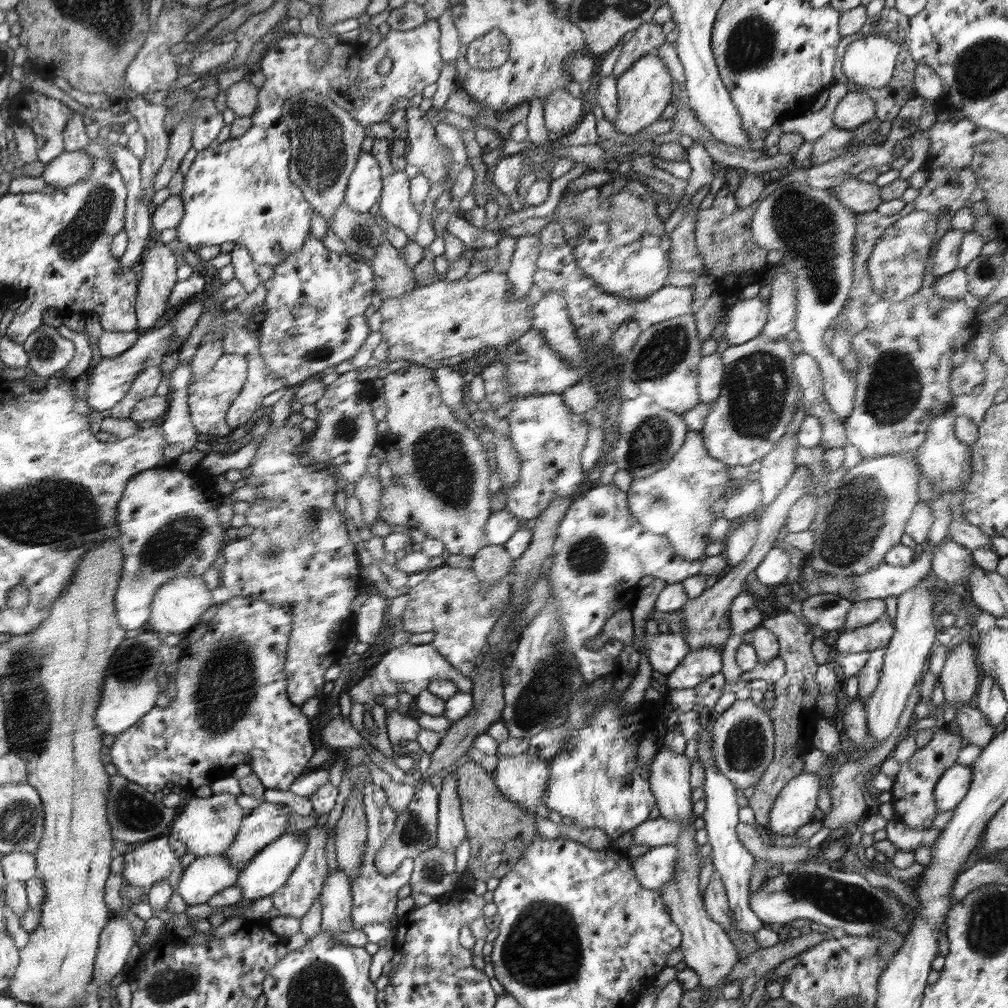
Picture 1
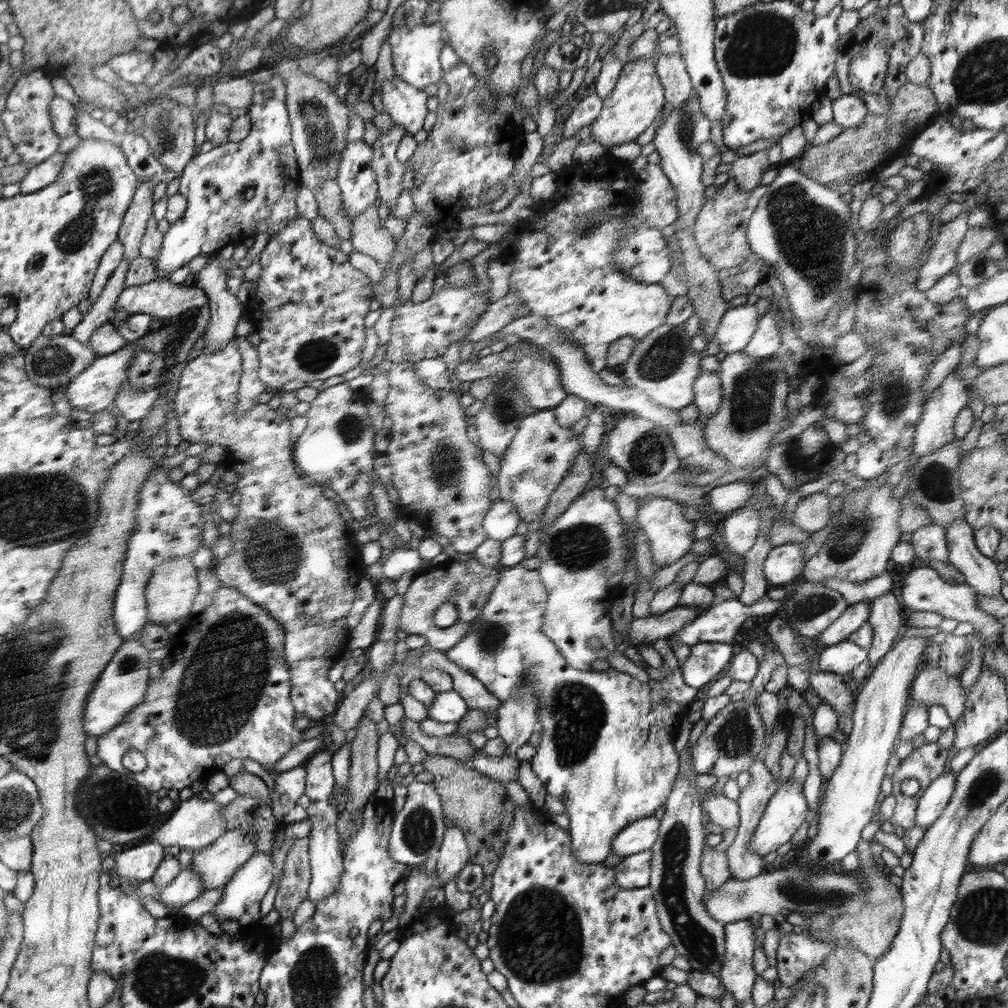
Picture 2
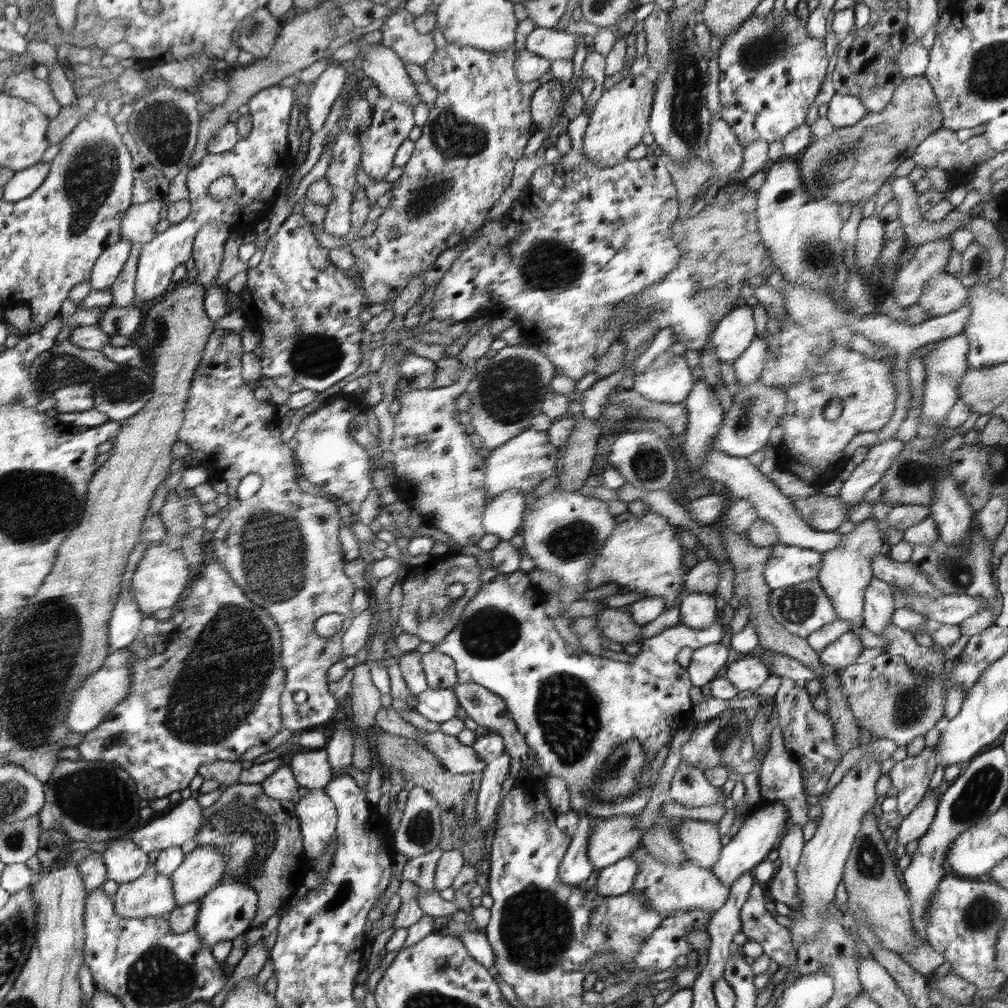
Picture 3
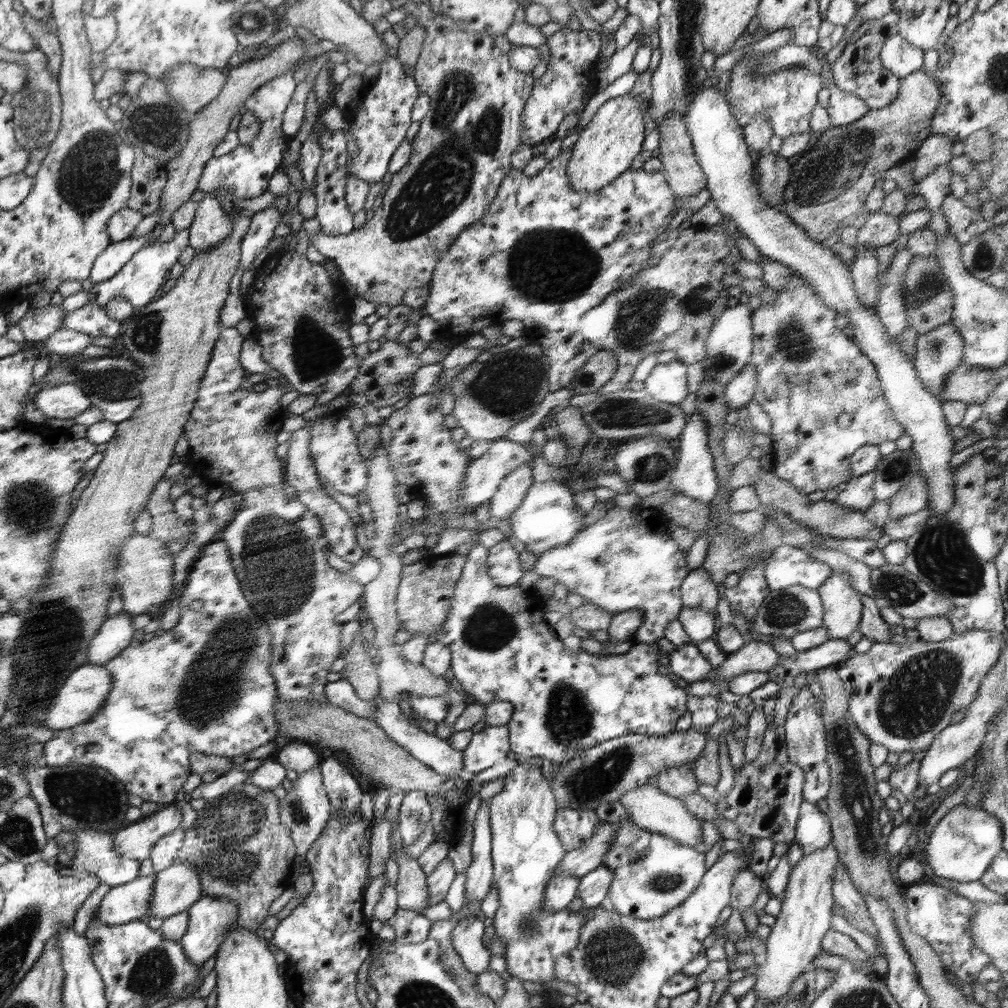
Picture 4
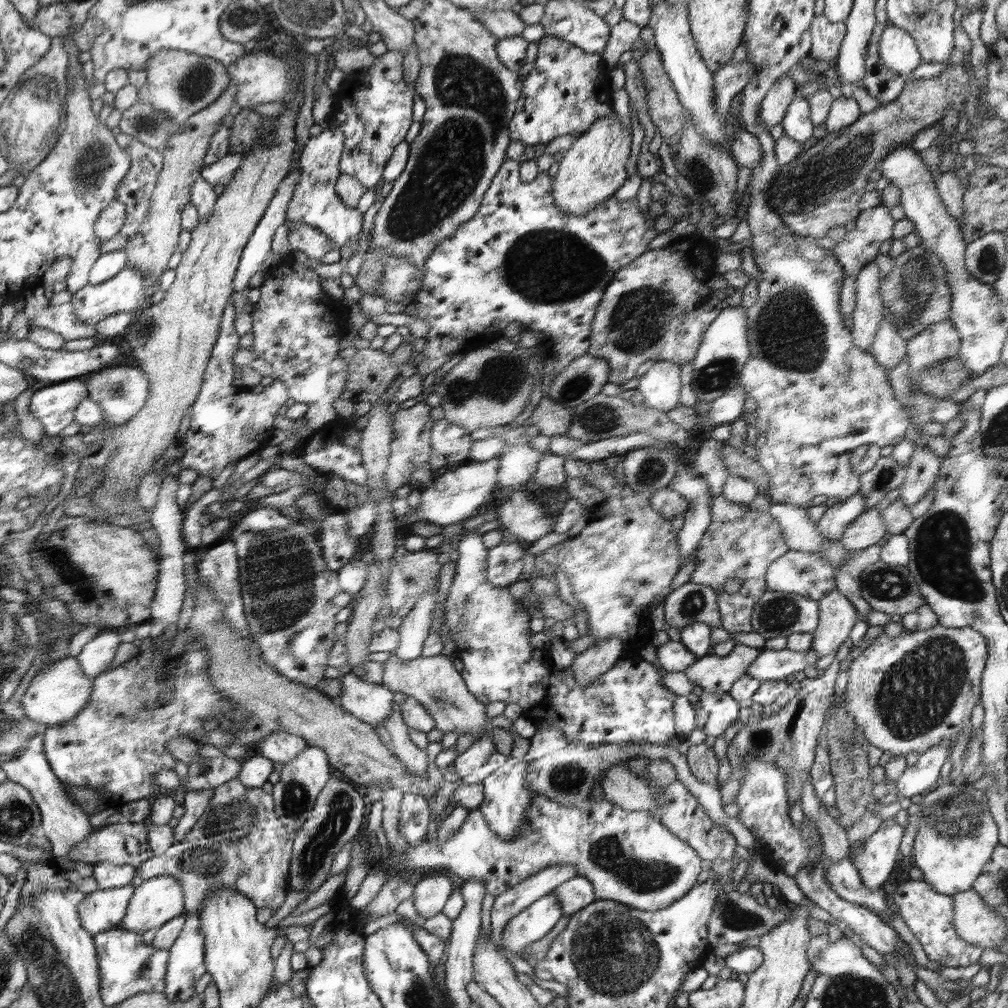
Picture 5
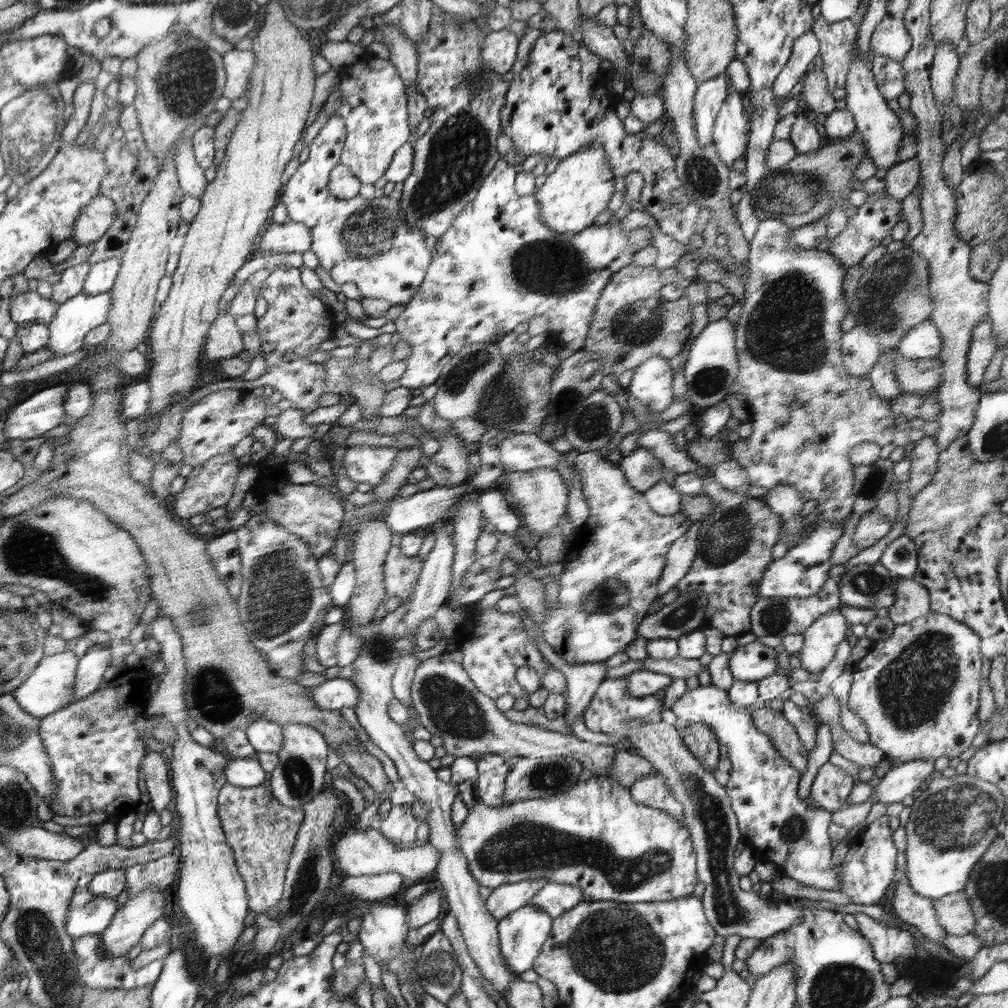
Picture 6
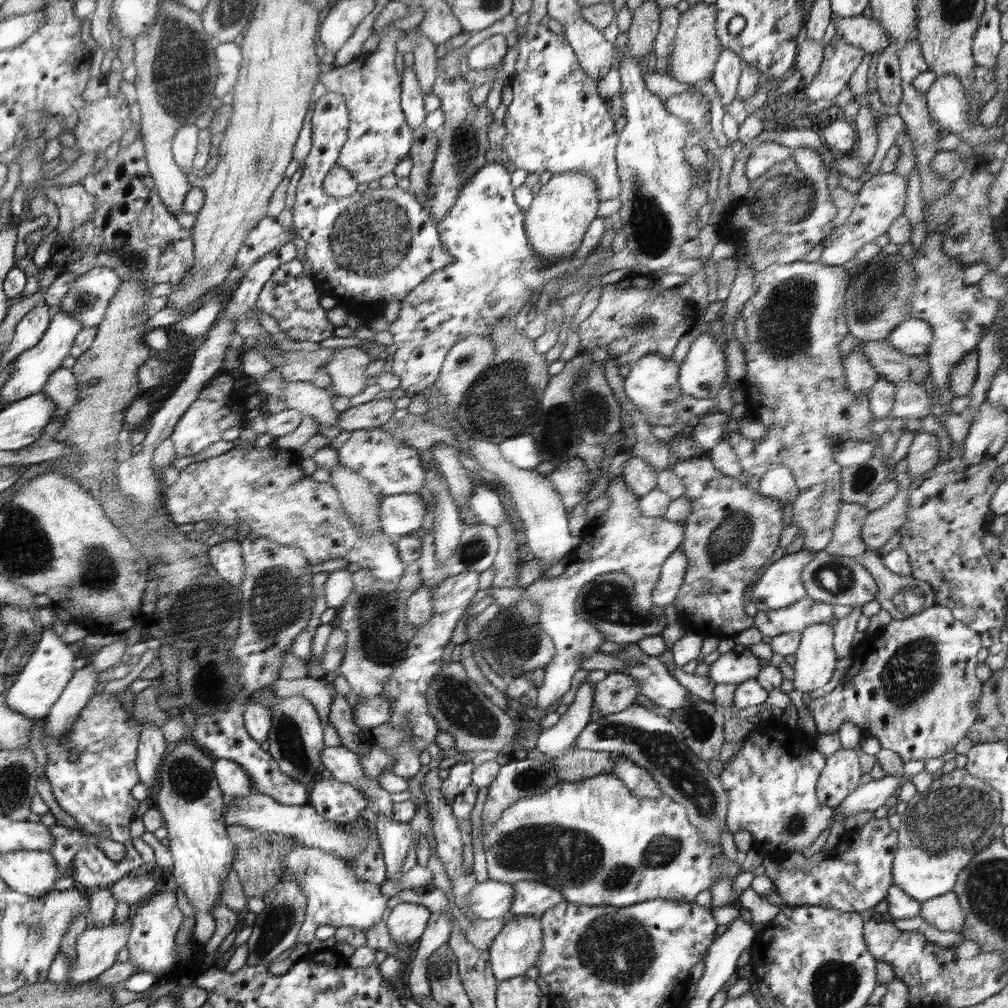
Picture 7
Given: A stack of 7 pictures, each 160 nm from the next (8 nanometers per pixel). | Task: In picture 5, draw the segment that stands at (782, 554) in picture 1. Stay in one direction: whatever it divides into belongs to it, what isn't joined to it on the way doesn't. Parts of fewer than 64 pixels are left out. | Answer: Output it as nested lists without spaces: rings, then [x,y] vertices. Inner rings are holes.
[[[788,549],[768,567],[765,572],[765,585],[767,590],[772,592],[792,592],[818,602],[830,593],[830,590],[834,590],[835,571],[828,558],[821,554],[801,553],[799,550]]]

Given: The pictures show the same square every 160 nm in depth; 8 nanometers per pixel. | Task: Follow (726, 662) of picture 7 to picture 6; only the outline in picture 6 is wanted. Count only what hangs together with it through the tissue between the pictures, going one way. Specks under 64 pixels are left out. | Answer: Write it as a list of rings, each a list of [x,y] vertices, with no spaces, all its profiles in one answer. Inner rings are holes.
[[[759,641],[748,643],[744,646],[737,646],[737,649],[730,653],[729,667],[732,671],[733,678],[741,681],[757,682],[776,674],[778,667],[778,659],[776,659],[776,650],[768,647]]]

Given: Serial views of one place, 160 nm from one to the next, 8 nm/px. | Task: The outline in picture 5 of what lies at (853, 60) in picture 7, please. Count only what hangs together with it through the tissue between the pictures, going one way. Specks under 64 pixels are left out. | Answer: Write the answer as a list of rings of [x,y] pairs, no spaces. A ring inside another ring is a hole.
[[[824,14],[814,16],[810,26],[812,47],[809,56],[826,62],[838,58],[846,30],[845,22],[829,22]]]

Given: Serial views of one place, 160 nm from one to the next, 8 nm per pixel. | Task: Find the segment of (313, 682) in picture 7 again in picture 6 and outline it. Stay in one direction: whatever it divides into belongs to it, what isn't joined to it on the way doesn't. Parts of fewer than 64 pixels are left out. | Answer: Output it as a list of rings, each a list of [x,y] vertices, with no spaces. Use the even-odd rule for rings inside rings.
[[[335,677],[323,680],[318,686],[307,688],[312,698],[324,710],[340,711],[356,708],[360,700],[358,687],[350,679]]]

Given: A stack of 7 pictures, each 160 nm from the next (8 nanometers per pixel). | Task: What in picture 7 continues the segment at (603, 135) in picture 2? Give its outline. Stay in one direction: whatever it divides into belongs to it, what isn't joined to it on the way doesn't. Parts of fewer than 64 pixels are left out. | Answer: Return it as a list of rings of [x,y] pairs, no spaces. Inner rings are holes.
[[[582,171],[552,175],[541,189],[536,191],[531,205],[525,210],[525,229],[532,250],[540,260],[553,263],[564,256],[572,256],[581,246],[590,223],[597,217],[600,204],[597,184],[588,173]]]

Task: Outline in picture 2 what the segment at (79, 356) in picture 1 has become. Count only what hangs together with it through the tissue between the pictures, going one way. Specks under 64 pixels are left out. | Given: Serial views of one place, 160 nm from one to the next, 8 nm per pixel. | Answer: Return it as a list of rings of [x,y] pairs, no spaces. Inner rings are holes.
[[[123,259],[120,262],[114,269],[114,272],[110,274],[110,278],[106,281],[102,292],[91,304],[87,314],[84,314],[78,325],[72,329],[70,336],[81,342],[84,346],[89,346],[89,336],[92,336],[92,333],[97,328],[100,328],[113,316],[113,308],[117,298],[125,289],[124,281],[128,272],[128,266],[130,266],[128,260]]]

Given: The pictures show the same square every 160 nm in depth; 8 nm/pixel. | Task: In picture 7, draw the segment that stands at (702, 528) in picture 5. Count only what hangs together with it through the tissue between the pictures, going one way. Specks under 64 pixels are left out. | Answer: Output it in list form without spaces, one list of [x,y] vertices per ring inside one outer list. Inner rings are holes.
[[[678,547],[665,561],[652,594],[652,603],[660,607],[673,604],[684,583],[688,559]]]

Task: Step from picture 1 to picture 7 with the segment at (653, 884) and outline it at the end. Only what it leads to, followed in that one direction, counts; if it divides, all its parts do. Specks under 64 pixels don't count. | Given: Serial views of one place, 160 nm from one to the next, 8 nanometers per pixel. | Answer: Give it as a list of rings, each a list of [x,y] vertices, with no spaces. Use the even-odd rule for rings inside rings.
[[[522,880],[513,882],[514,896],[509,916],[541,916],[553,906],[565,901],[565,896],[541,882]]]

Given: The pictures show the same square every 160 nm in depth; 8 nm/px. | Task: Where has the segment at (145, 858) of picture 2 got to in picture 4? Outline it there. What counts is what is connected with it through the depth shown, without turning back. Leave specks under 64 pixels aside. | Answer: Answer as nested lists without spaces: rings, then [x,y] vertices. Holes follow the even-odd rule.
[[[73,828],[73,830],[68,830],[68,831],[74,831],[76,834],[76,840],[78,841],[78,849],[76,849],[76,855],[74,855],[74,862],[70,866],[77,869],[87,870],[89,873],[95,874],[98,878],[101,878],[101,884],[109,884],[112,887],[126,885],[127,882],[132,882],[135,880],[136,877],[138,877],[138,870],[139,870],[140,863],[136,860],[131,860],[130,858],[126,858],[123,855],[121,855],[119,851],[115,849],[115,839],[110,833],[102,833],[102,832],[98,832],[95,830],[90,830],[86,828],[84,830],[82,830],[81,828]]]

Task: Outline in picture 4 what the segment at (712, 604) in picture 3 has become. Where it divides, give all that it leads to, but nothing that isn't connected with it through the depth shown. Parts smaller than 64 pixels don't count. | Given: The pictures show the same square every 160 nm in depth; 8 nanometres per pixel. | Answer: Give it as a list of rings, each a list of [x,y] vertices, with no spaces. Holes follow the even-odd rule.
[[[684,607],[677,619],[690,637],[690,643],[694,645],[714,638],[718,627],[716,614],[702,607]]]

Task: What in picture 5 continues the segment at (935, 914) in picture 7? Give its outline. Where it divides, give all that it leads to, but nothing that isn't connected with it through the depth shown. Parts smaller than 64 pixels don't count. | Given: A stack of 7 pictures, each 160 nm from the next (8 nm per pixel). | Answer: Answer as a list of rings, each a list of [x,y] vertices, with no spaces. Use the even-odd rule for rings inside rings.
[[[973,888],[963,893],[953,895],[954,901],[954,918],[952,924],[956,934],[966,943],[973,946],[980,946],[983,950],[989,948],[998,948],[1006,939],[1006,922],[994,909],[991,909],[985,903],[985,900],[980,898],[977,890]]]

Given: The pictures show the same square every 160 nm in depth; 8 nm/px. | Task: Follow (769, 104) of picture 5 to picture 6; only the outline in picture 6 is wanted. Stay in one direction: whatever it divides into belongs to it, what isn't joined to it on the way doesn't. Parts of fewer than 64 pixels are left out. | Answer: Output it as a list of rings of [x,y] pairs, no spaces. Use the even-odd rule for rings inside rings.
[[[812,30],[800,36],[793,44],[790,59],[780,71],[773,84],[773,93],[777,100],[784,99],[807,72],[812,60],[820,52],[820,43]]]

